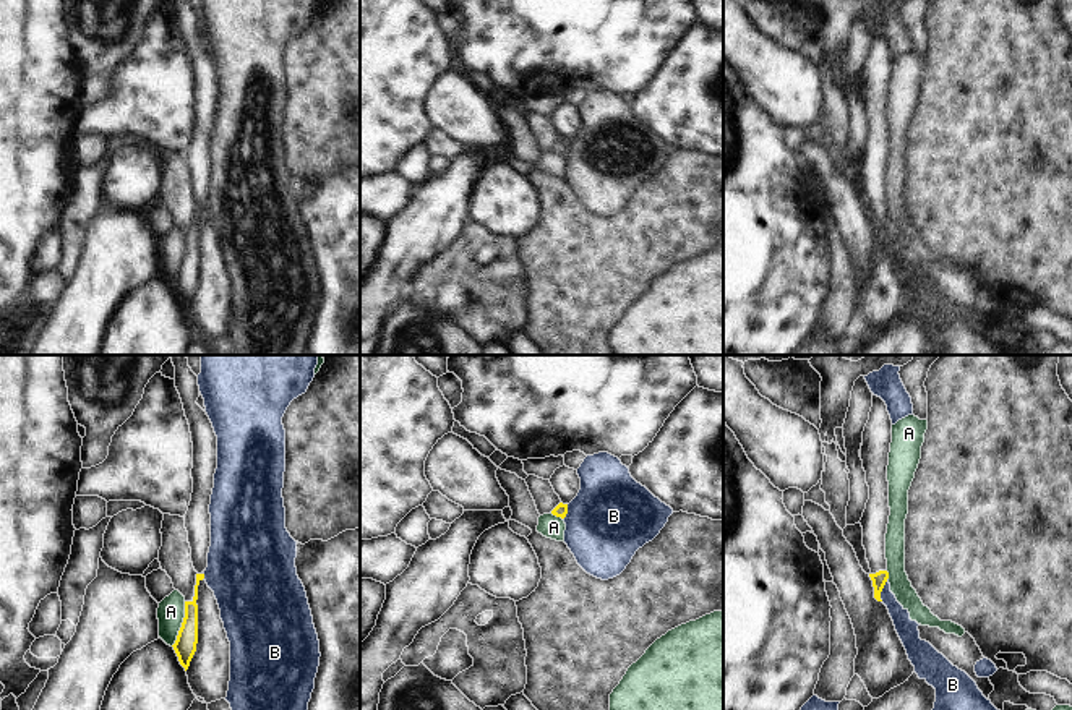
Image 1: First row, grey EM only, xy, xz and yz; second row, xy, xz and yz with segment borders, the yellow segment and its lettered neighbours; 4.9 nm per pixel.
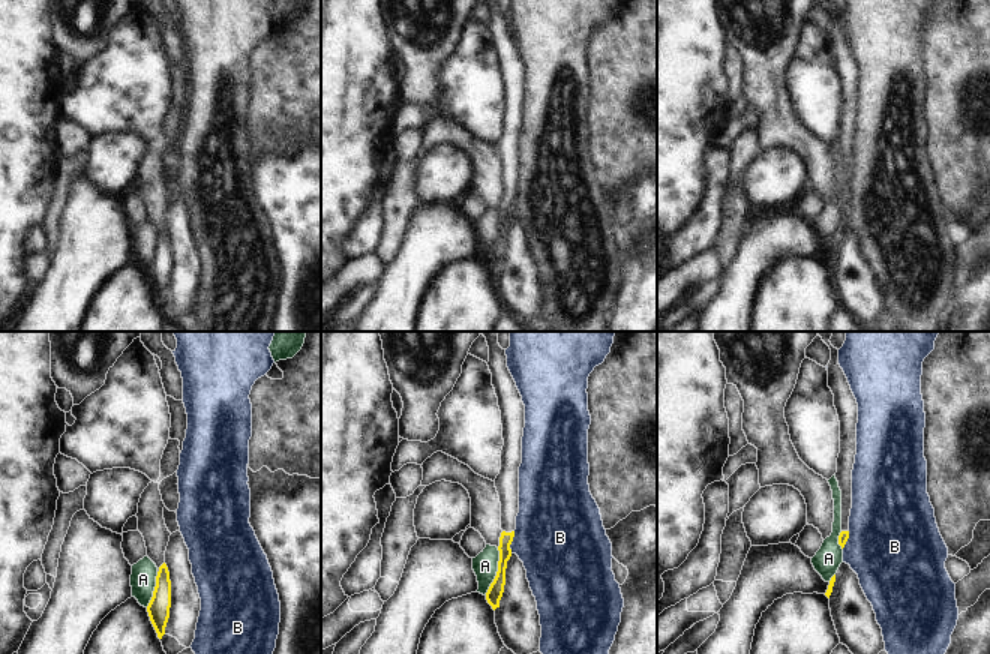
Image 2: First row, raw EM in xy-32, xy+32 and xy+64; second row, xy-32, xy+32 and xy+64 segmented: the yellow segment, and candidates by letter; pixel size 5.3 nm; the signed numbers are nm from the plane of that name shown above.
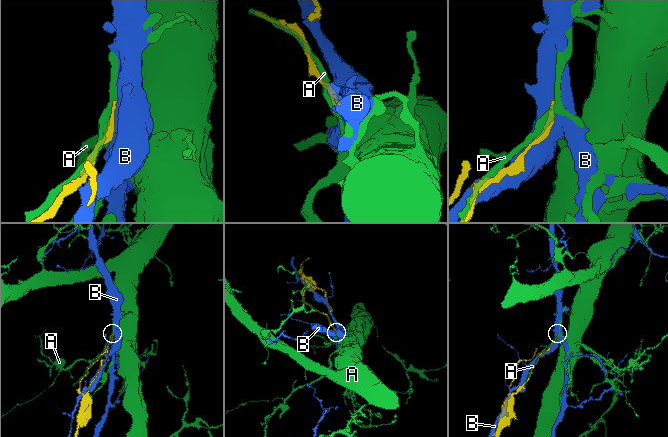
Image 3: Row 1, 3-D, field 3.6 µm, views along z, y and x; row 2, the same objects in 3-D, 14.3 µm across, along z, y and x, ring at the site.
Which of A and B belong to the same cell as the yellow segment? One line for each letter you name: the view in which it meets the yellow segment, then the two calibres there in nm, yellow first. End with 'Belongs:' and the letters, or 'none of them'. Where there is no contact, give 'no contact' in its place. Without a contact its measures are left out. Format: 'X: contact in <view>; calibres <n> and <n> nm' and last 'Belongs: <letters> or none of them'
Belongs: none of them

